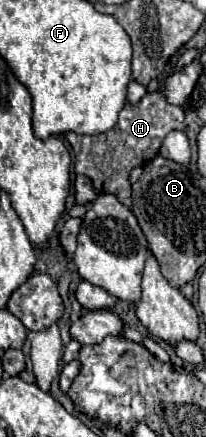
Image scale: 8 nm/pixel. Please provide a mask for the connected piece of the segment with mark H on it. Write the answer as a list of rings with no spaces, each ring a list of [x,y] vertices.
[[[159,92],[145,94],[135,106],[127,102],[121,110],[119,122],[109,132],[97,136],[79,136],[75,132],[65,134],[75,152],[75,174],[89,176],[97,194],[113,194],[121,204],[131,208],[131,170],[157,156],[163,138],[173,126],[185,126],[183,110],[179,106],[169,106]]]

